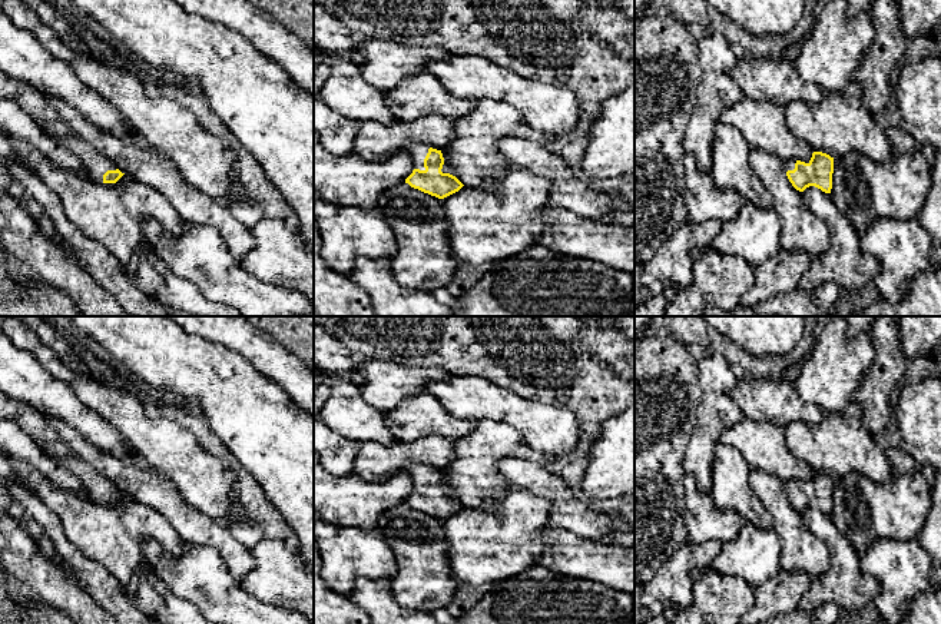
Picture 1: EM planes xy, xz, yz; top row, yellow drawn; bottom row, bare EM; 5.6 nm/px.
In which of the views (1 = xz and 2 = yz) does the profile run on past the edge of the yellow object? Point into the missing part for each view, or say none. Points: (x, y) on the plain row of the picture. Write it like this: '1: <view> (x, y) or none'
1: xz (418, 473)
2: yz (789, 485)

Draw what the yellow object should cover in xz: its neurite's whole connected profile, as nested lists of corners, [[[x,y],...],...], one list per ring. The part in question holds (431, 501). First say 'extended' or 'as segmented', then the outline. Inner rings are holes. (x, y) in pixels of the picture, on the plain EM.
extended; [[[411,465],[405,471],[411,475],[415,488],[405,499],[411,508],[444,520],[464,507],[455,497],[441,492],[444,485],[441,471],[425,465]]]

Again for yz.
extended; [[[814,472],[808,484],[801,481],[785,481],[783,488],[792,507],[804,512],[815,507],[825,514],[831,514],[834,478],[822,472]]]

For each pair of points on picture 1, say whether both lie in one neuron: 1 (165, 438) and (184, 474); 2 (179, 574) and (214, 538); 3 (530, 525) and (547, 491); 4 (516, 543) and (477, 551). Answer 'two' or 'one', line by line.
1: one
2: two
3: two
4: one

